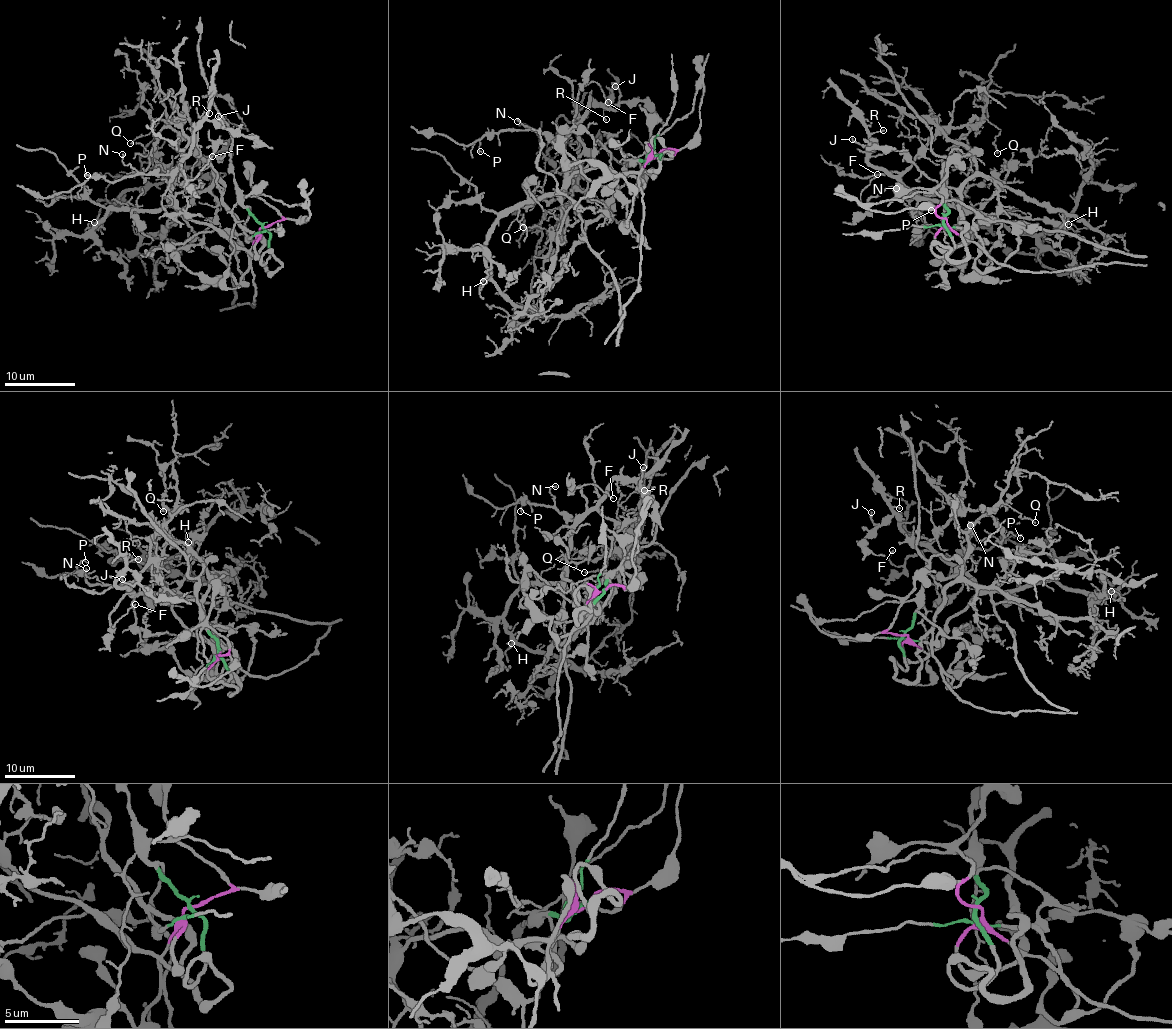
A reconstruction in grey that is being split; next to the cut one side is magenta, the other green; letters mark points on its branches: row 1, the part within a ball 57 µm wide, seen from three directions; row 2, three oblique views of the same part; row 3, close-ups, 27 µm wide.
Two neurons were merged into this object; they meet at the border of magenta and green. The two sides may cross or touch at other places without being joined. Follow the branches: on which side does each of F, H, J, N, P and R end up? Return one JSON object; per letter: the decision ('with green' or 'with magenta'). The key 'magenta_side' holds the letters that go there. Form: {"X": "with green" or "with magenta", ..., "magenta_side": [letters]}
{"F": "with magenta", "H": "with magenta", "J": "with magenta", "N": "with magenta", "P": "with magenta", "R": "with magenta", "magenta_side": ["F", "H", "J", "N", "P", "R"]}

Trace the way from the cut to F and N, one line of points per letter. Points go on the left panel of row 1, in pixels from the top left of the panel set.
F: (264, 226), (242, 250), (194, 222), (176, 202), (171, 180), (180, 164), (193, 179), (213, 156)
N: (264, 226), (249, 250), (242, 250), (213, 227), (194, 222), (178, 206), (168, 174), (138, 173), (121, 153)

